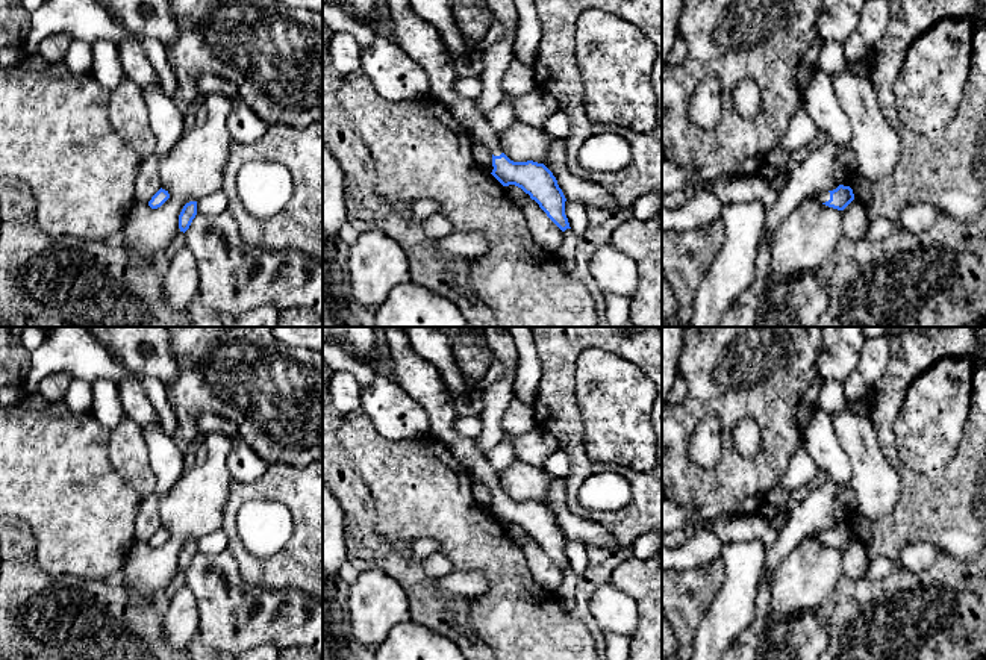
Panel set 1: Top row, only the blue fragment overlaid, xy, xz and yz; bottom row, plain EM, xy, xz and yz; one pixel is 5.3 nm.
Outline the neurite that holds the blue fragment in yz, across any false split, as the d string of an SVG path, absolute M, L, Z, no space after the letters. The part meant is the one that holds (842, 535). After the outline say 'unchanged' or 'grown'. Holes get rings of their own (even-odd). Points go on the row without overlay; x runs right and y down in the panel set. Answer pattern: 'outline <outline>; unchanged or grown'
outline M847 522L839 524L833 530L815 531L812 536L816 540L838 549L844 549L854 539L853 528Z; grown

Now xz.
outline M386 327L386 339L397 384L426 409L430 422L429 433L448 447L451 454L470 469L473 480L489 487L492 492L491 513L503 525L515 524L529 533L562 571L571 568L565 554L566 537L553 512L544 503L510 500L474 439L460 436L453 428L457 416L454 398L445 388L439 371L417 354L401 327Z; grown

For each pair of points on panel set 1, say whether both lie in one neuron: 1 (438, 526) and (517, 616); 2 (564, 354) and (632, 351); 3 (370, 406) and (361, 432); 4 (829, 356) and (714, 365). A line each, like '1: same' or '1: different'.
1: same
2: same
3: different
4: different

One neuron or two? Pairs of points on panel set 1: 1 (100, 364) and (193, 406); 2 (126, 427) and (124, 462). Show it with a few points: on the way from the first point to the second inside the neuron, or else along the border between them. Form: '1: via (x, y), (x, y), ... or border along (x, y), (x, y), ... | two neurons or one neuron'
1: border along (164, 386), (177, 427) | two neurons
2: via (126, 436), (126, 453) | one neuron

